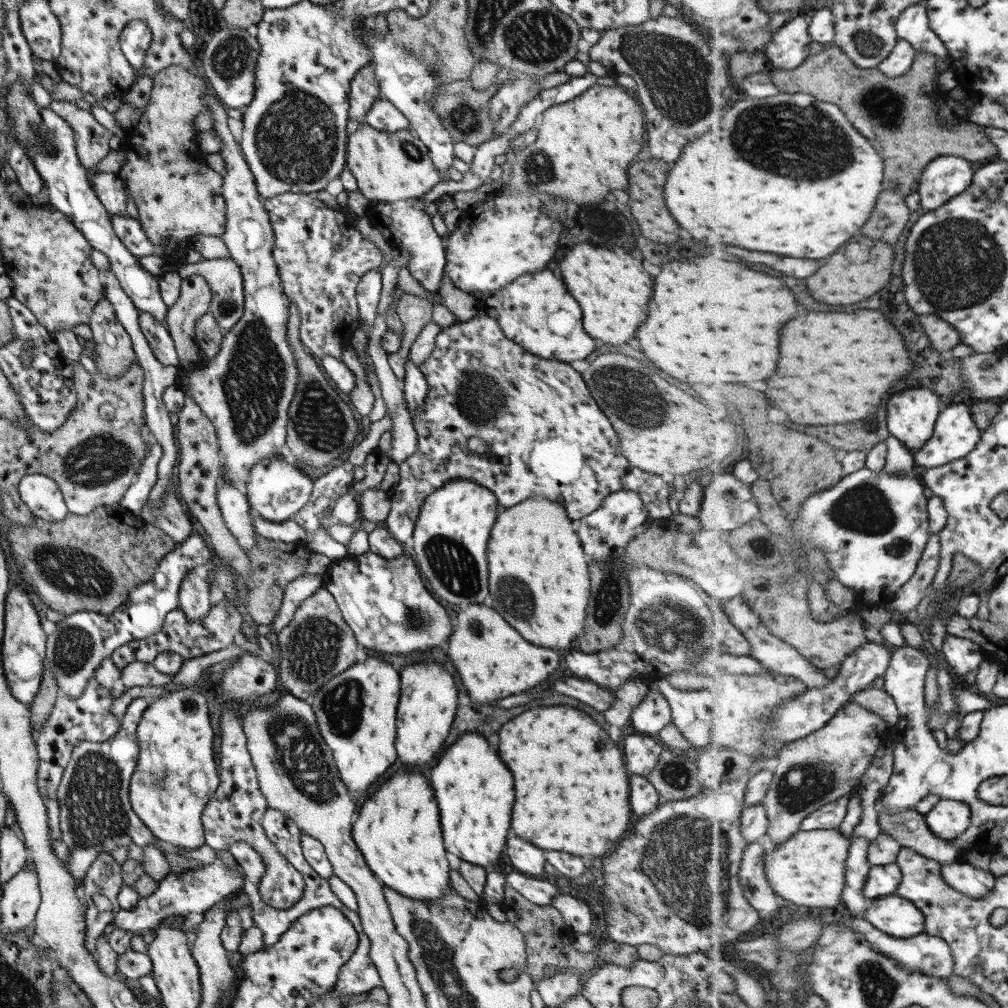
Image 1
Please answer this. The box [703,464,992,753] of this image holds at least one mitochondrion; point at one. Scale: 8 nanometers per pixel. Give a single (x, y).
(865, 509)

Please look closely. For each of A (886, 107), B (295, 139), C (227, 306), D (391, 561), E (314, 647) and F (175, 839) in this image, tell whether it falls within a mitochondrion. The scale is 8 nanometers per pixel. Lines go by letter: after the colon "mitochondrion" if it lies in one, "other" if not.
A: mitochondrion
B: mitochondrion
C: mitochondrion
D: other
E: mitochondrion
F: other

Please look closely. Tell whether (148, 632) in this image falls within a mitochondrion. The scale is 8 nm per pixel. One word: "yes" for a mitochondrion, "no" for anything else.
no

